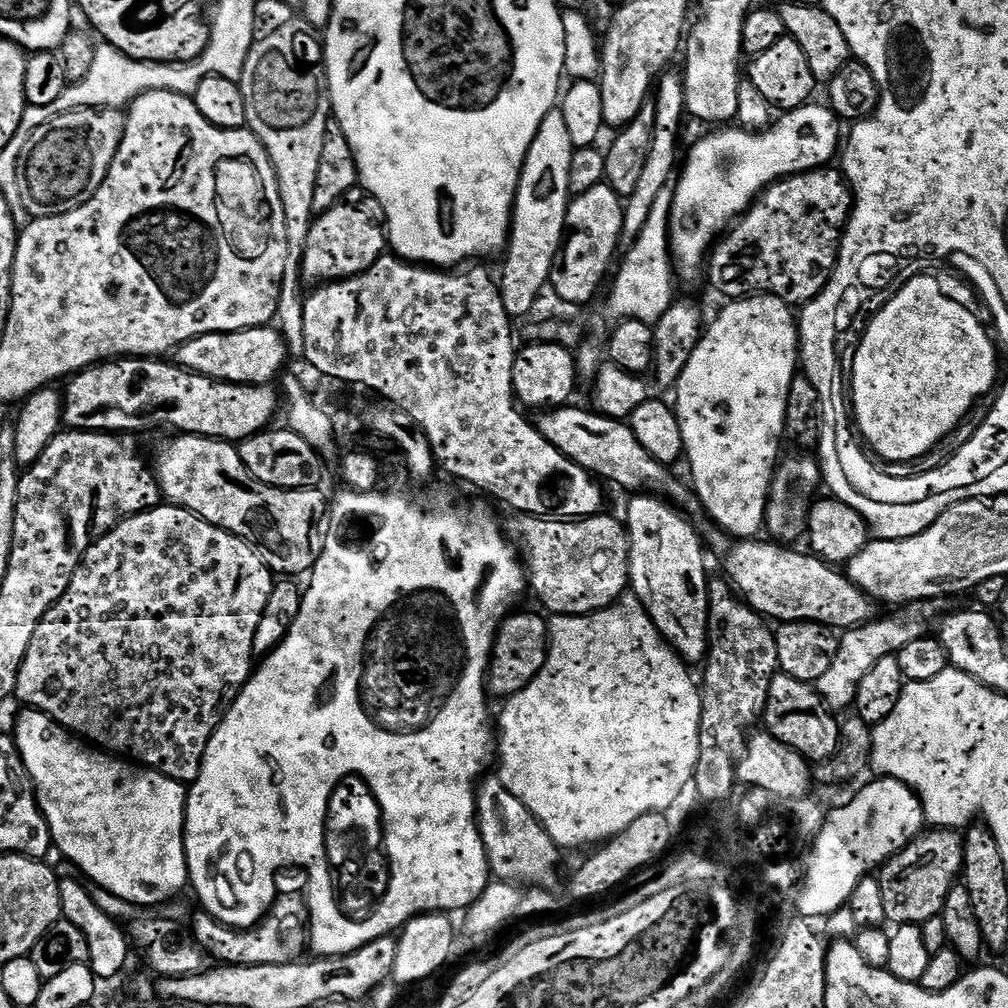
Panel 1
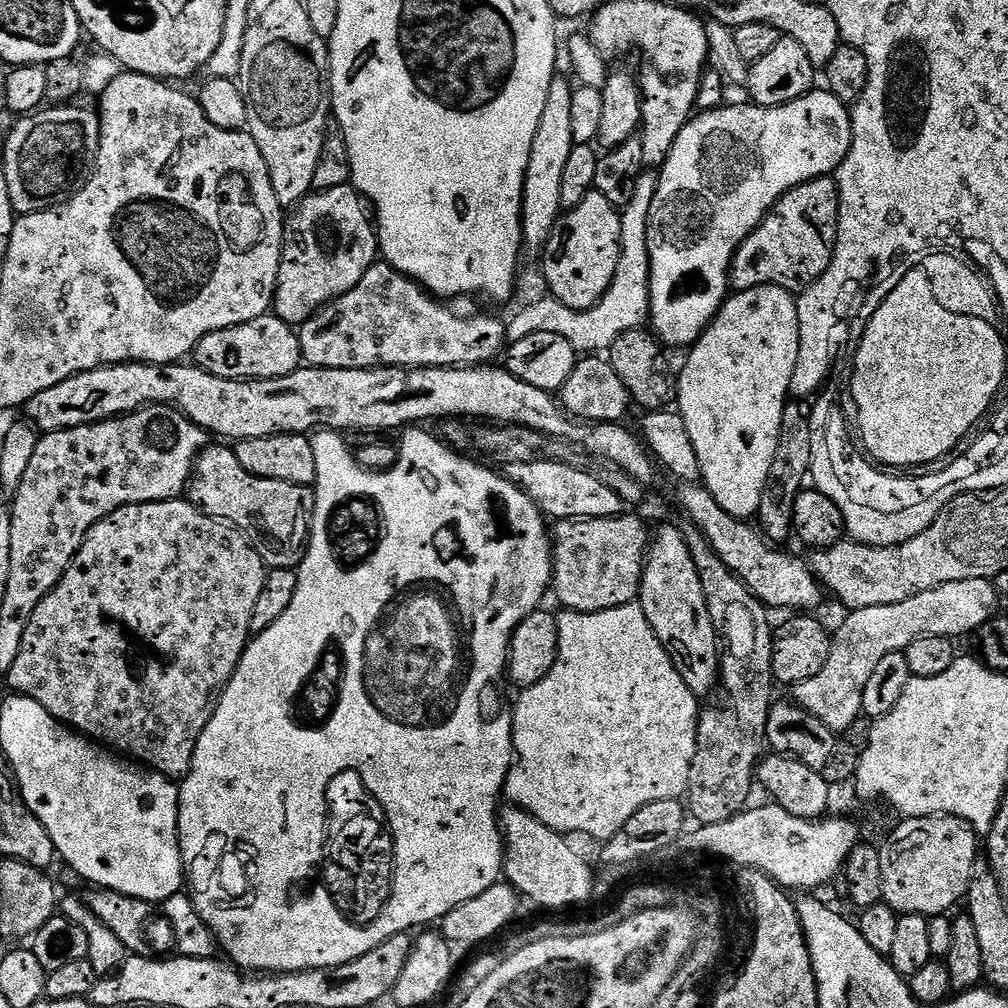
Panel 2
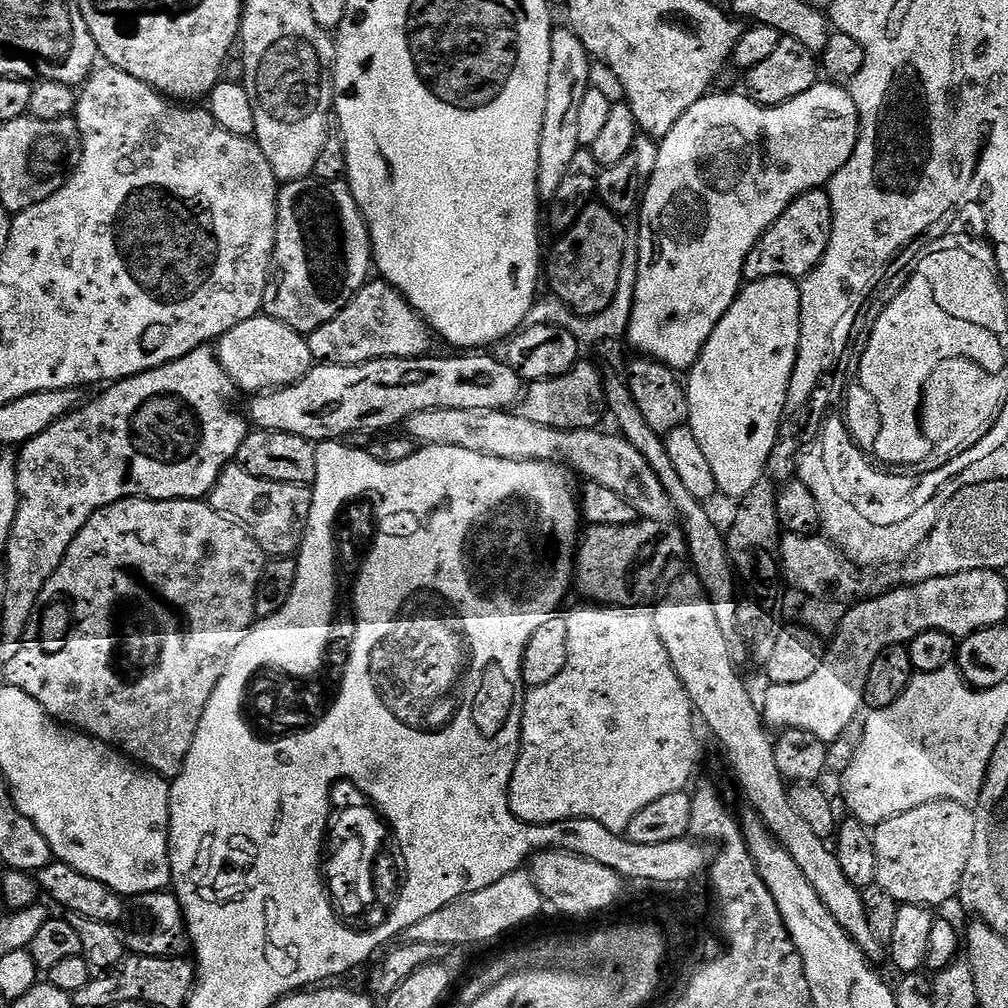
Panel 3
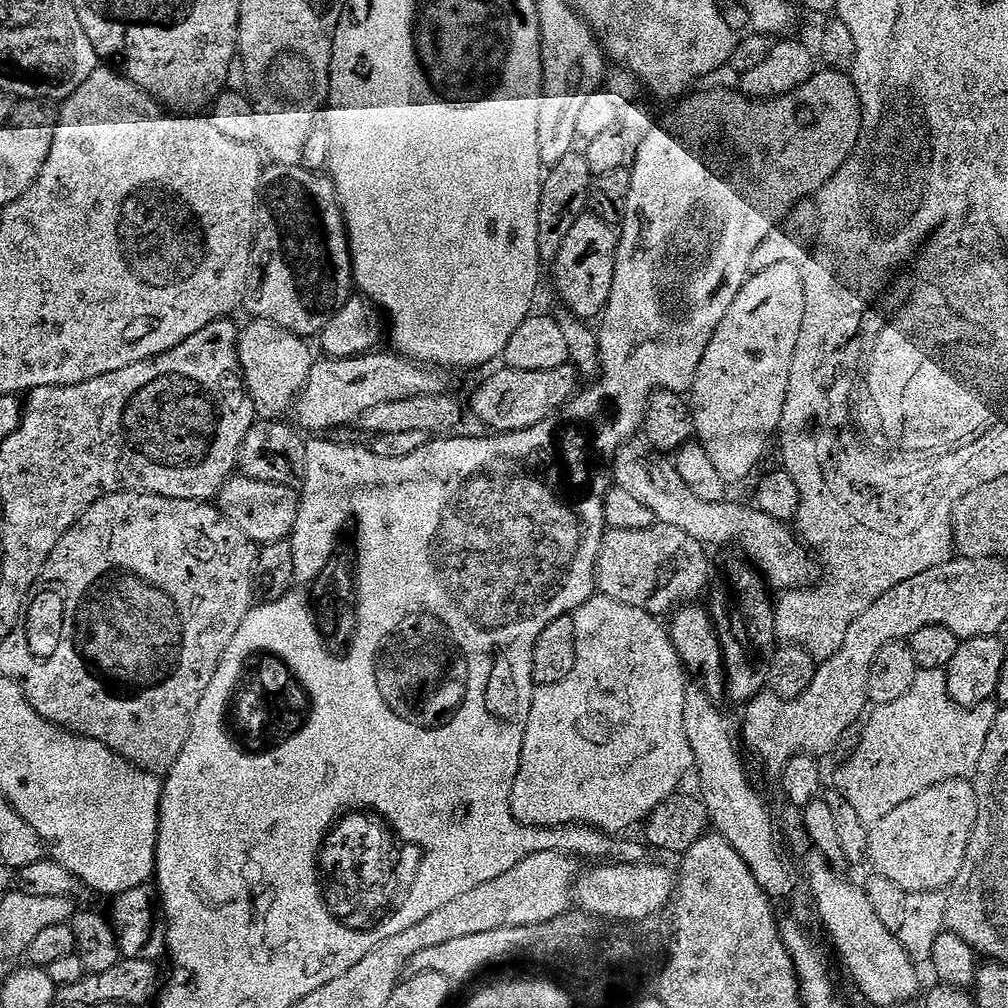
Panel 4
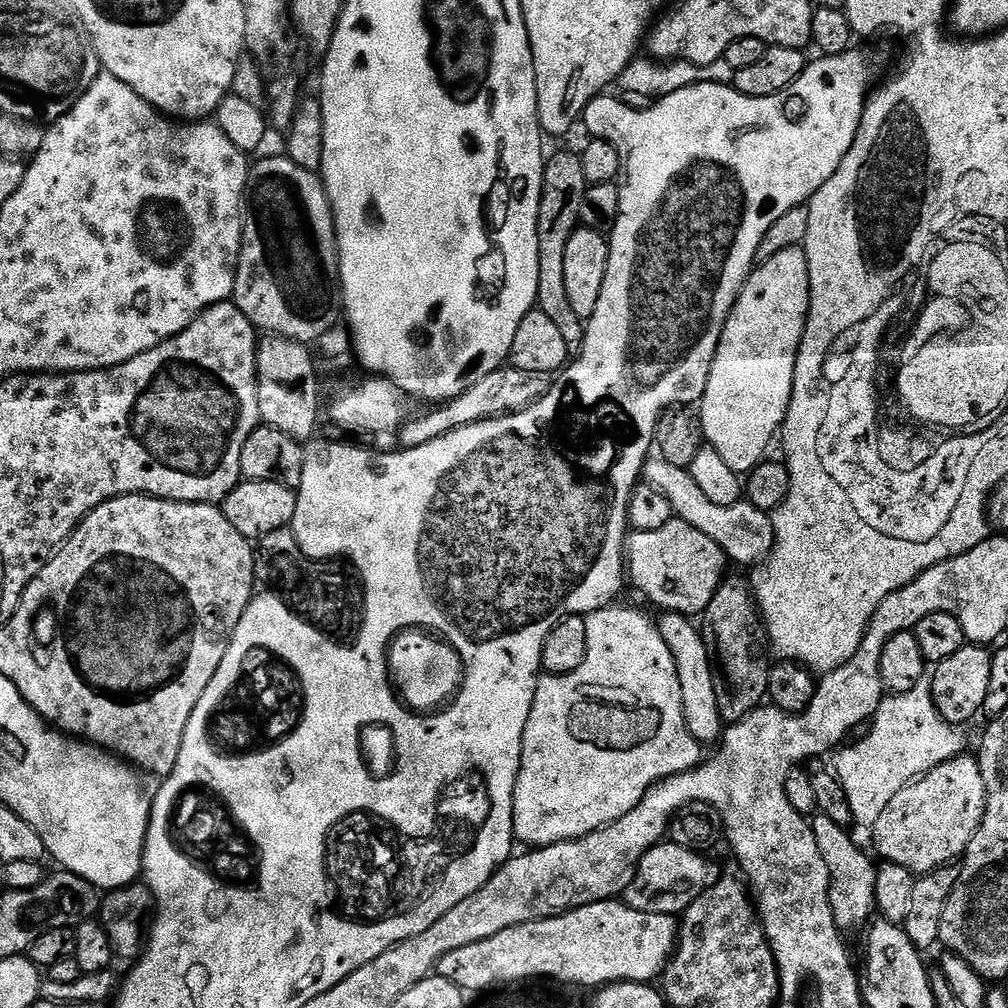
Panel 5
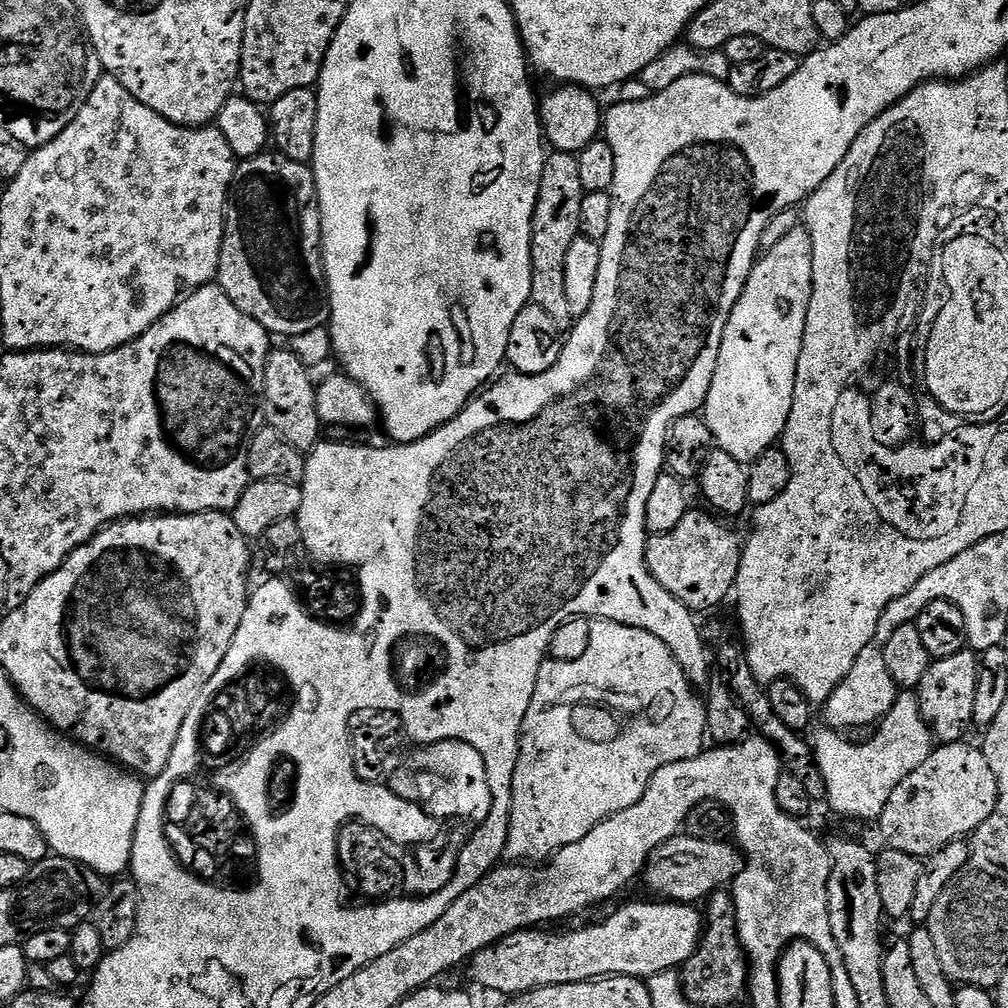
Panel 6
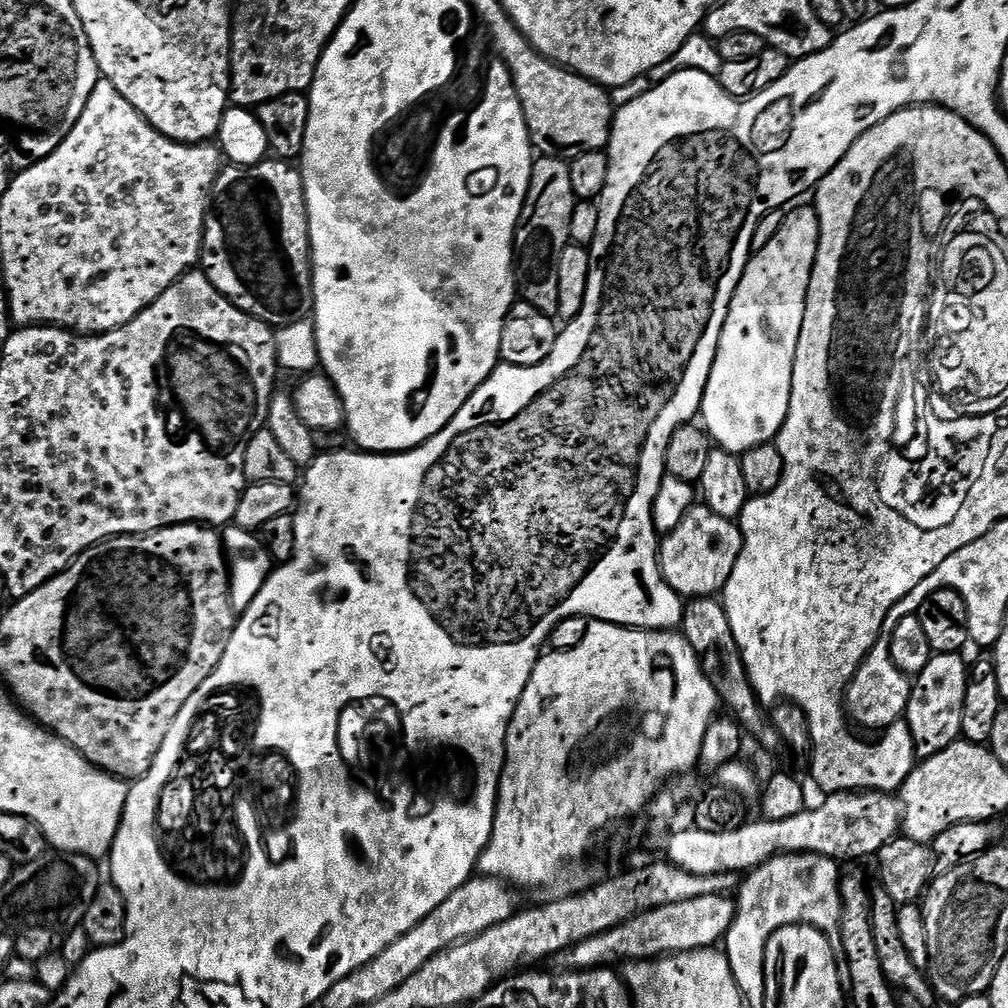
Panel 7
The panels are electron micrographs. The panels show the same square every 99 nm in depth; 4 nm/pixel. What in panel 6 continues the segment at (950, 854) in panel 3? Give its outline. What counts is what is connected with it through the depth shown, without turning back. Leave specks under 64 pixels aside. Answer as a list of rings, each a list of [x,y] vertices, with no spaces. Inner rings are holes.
[[[968,743],[940,744],[926,762],[922,762],[922,766],[918,766],[918,770],[909,774],[894,794],[890,794],[890,802],[886,802],[878,821],[880,832],[884,835],[883,843],[887,847],[902,850],[902,854],[927,858],[950,842],[971,837],[982,822],[990,818],[998,802],[998,782],[994,778],[994,770],[990,770],[990,762],[986,762],[983,747],[976,745],[975,748]]]

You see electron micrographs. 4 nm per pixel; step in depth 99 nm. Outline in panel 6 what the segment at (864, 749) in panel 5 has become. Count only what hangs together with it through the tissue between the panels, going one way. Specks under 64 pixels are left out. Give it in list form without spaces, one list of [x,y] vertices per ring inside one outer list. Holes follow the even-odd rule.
[[[897,695],[894,706],[876,732],[869,738],[868,744],[851,744],[843,740],[836,730],[823,730],[814,739],[814,751],[818,770],[826,782],[826,804],[829,804],[840,816],[850,816],[854,820],[879,821],[890,794],[934,751],[934,737],[929,732],[920,713],[920,702],[915,695]]]

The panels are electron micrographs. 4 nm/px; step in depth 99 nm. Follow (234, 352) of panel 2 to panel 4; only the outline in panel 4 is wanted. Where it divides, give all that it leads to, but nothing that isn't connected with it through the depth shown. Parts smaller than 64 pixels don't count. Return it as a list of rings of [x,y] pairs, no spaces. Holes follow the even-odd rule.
[[[256,320],[252,322],[252,325],[247,329],[246,327],[241,331],[240,334],[240,369],[244,372],[244,382],[247,387],[249,394],[252,396],[252,401],[256,407],[256,415],[262,420],[278,420],[287,417],[287,412],[291,413],[293,411],[294,405],[299,401],[301,392],[308,387],[308,379],[310,378],[310,370],[312,369],[314,363],[314,355],[312,356],[312,348],[307,339],[303,336],[296,336],[292,332],[287,332],[282,330],[278,326],[273,324],[268,324],[265,320]]]

